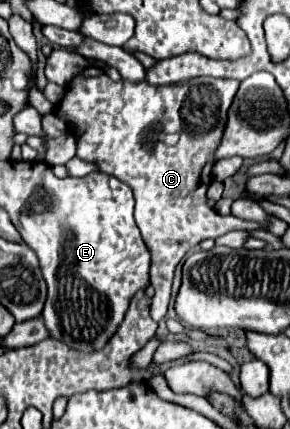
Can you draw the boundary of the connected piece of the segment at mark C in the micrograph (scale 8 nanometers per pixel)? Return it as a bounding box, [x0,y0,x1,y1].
[55,66,261,322]

